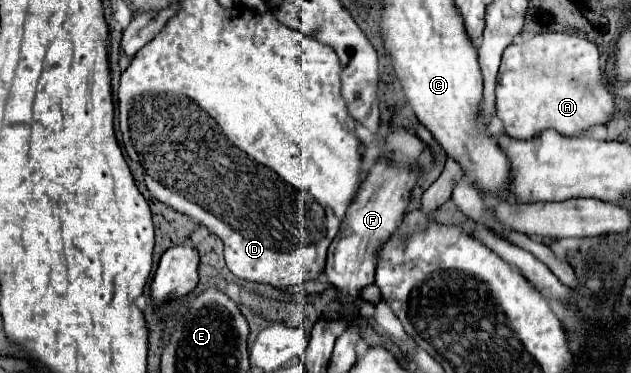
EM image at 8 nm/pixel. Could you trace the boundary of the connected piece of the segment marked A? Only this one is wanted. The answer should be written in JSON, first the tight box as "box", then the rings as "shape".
{"box":[496,33,614,141],"shape":[[[538,33],[524,43],[506,47],[496,81],[496,115],[510,137],[528,141],[546,129],[556,129],[560,135],[574,137],[594,125],[606,125],[612,119],[614,109],[614,95],[610,93],[606,73],[600,67],[598,49],[588,39],[566,33]]]}

